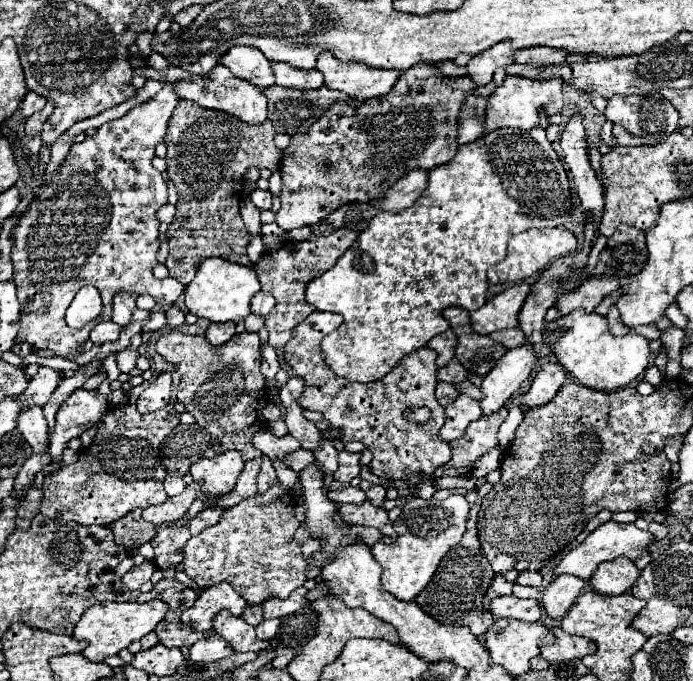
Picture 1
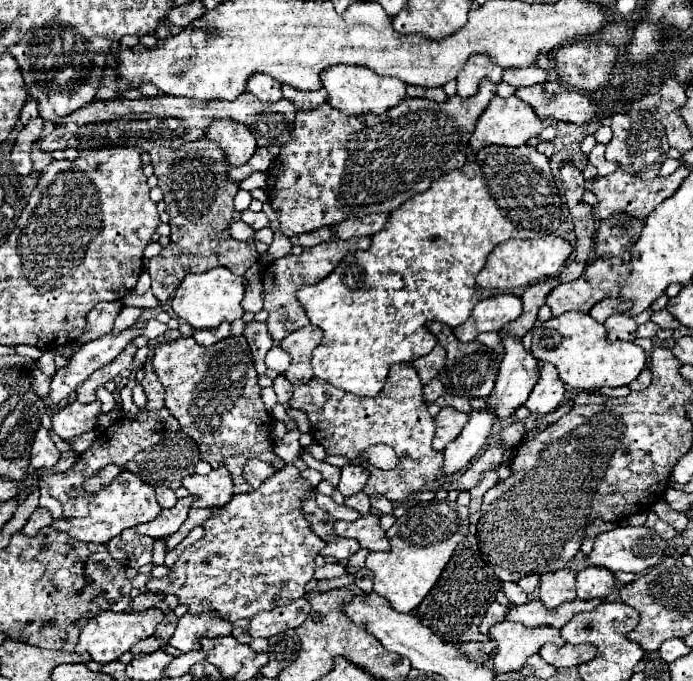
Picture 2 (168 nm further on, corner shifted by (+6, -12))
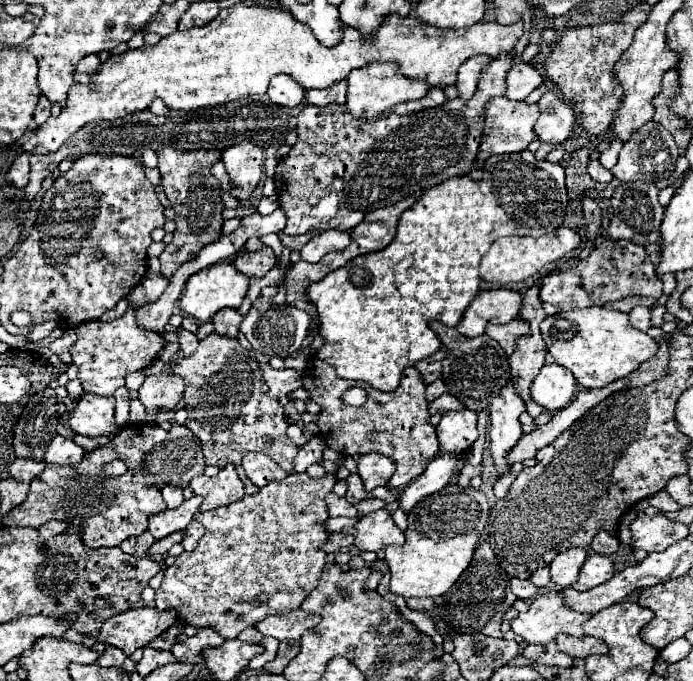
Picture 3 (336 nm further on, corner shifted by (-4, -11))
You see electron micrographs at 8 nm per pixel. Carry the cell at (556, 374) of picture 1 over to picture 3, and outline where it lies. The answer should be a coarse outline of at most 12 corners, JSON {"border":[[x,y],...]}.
{"border":[[557,363],[543,365],[531,397],[551,413],[575,395],[575,377]]}

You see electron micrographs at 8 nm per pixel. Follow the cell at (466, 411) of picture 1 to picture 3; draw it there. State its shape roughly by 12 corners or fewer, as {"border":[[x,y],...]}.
{"border":[[445,413],[439,453],[467,451],[477,439],[477,413]]}

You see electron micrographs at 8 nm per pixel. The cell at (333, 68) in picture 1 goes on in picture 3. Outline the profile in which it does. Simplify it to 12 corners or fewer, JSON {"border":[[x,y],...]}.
{"border":[[389,61],[349,73],[345,105],[375,119],[421,99],[427,83],[403,77]]}

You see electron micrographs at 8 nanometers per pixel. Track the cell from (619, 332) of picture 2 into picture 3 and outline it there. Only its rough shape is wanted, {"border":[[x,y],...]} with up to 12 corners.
{"border":[[633,307],[629,315],[635,329],[651,327],[649,307]]}

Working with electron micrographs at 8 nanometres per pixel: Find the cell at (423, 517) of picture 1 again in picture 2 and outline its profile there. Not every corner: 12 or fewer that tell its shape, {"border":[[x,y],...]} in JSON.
{"border":[[415,504],[369,552],[373,590],[415,610],[469,532],[467,506]]}

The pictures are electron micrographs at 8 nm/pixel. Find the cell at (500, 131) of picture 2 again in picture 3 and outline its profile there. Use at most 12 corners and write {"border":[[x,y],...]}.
{"border":[[487,103],[477,163],[527,149],[539,107]]}

